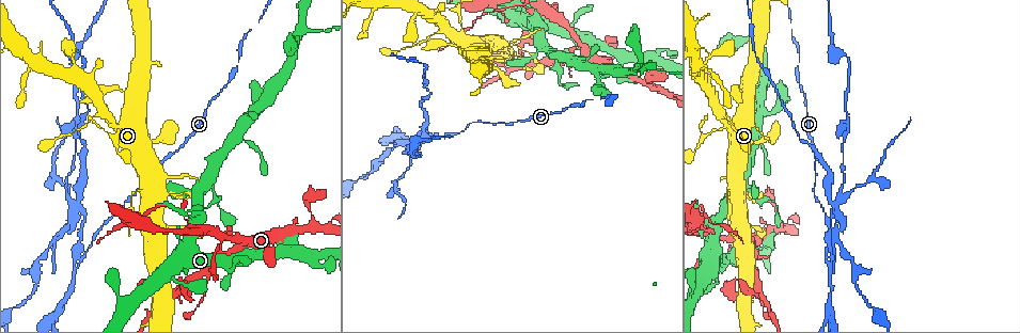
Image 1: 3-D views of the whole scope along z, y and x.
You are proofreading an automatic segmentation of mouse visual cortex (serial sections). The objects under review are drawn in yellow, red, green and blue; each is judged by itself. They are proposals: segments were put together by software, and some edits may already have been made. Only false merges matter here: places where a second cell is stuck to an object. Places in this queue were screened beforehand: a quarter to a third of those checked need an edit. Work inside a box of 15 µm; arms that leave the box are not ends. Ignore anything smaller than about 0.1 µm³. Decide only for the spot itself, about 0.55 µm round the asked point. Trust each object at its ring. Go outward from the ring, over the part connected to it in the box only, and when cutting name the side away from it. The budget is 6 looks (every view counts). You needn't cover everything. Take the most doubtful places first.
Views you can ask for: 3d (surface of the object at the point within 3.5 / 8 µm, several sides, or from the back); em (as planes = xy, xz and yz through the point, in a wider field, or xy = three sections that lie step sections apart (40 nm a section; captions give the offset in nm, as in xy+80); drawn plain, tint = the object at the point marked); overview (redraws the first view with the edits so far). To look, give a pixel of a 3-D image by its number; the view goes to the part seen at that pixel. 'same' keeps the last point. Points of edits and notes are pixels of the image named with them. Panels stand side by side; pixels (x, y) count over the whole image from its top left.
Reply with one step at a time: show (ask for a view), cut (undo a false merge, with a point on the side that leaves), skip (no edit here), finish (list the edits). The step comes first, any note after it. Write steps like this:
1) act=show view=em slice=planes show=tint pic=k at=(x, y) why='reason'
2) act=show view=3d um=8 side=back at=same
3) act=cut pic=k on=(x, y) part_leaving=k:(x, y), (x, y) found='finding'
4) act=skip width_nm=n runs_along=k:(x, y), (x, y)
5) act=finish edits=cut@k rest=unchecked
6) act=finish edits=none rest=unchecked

act=show view=3d um=8 pic=1 at=(80, 258) why='side arm on a straight run'

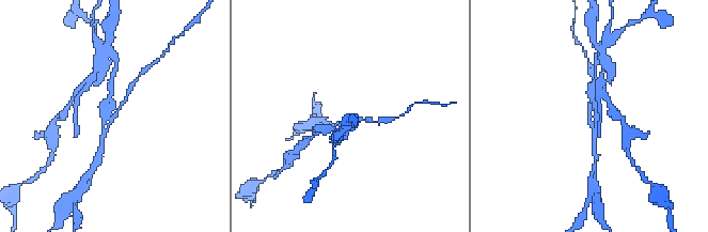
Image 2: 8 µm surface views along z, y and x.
act=show view=3d um=3.5 side=back pic=2 at=(590, 117)

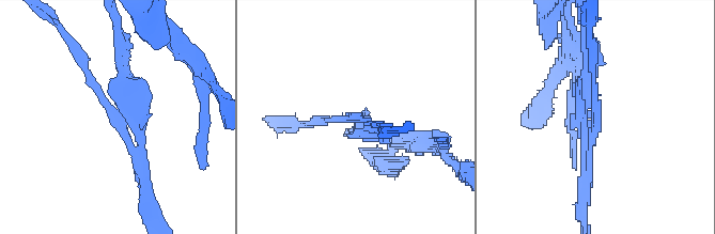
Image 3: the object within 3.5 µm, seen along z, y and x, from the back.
act=show view=em slice=xy step=2 show=tint pic=3 at=(358, 117) why='now the EM'

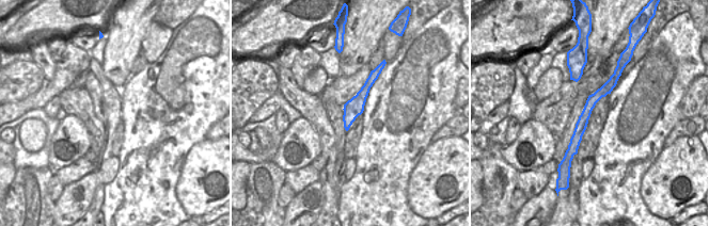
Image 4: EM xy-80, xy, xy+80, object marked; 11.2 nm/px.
act=cut pic=3 on=(574, 96) border=4:(568, 147), (574, 154) found='two cells meet here'

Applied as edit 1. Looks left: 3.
act=show view=em slice=xy step=1 show=tint pic=1 at=(293, 34) why='thick turns thin'

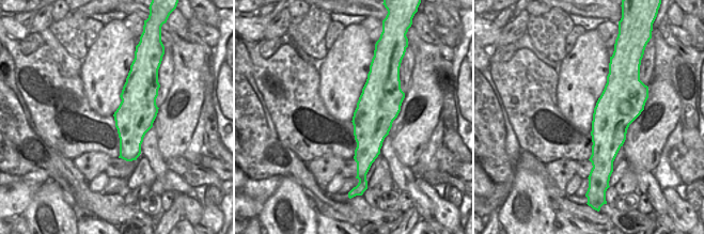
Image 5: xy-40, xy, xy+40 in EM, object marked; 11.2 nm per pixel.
act=show view=3d um=3.5 at=same

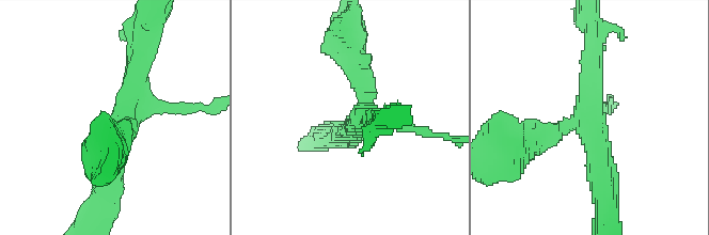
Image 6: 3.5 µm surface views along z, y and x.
act=skip found='all the same cell'

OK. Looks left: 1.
act=finish edits=cut@3 rest=unchecked

